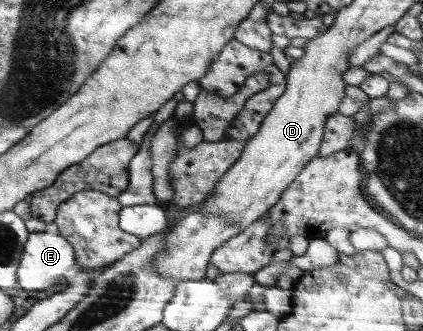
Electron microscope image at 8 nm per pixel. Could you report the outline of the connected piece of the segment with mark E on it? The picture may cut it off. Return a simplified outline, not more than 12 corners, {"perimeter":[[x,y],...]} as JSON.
{"perimeter":[[32,232],[23,290],[45,290],[79,264],[67,234]]}

